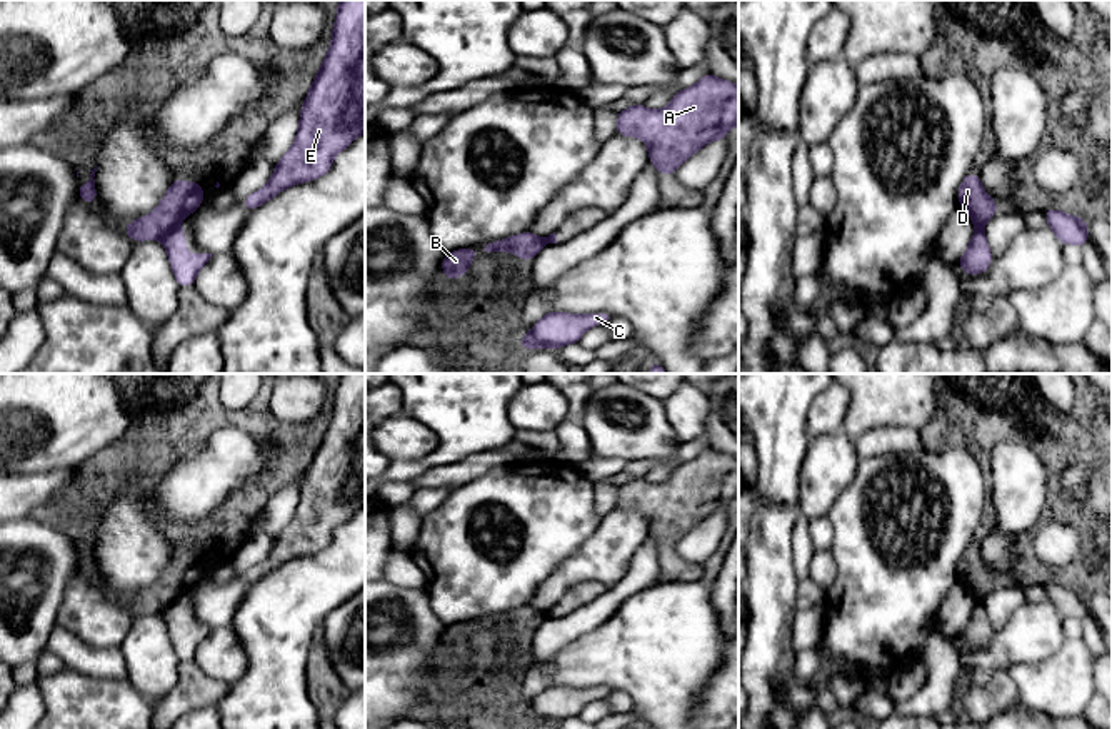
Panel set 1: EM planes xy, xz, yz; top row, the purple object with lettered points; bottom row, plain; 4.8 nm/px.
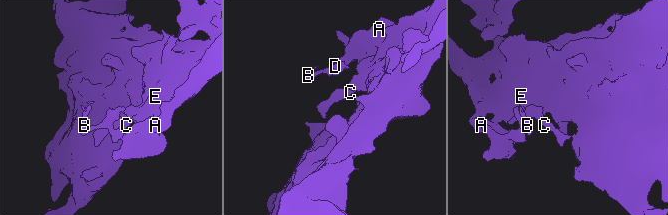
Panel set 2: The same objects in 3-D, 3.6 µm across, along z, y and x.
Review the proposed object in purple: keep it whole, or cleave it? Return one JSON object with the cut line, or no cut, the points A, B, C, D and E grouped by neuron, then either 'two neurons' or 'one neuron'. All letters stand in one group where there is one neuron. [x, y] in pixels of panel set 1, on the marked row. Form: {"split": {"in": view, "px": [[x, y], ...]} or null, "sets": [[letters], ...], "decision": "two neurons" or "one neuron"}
{"split": {"in": "xy", "px": [[177, 226], [160, 237]]}, "sets": [["A", "C", "E"], ["B", "D"]], "decision": "two neurons"}

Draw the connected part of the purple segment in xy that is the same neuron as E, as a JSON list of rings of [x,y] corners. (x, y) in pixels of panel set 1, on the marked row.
[[[338,0],[332,45],[303,100],[293,145],[277,162],[273,175],[258,192],[245,197],[243,207],[255,210],[282,190],[323,177],[337,153],[365,133],[365,0]]]

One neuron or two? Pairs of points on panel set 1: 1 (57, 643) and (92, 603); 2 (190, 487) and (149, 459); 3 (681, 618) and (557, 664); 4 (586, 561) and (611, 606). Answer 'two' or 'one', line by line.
1: two
2: two
3: one
4: two

